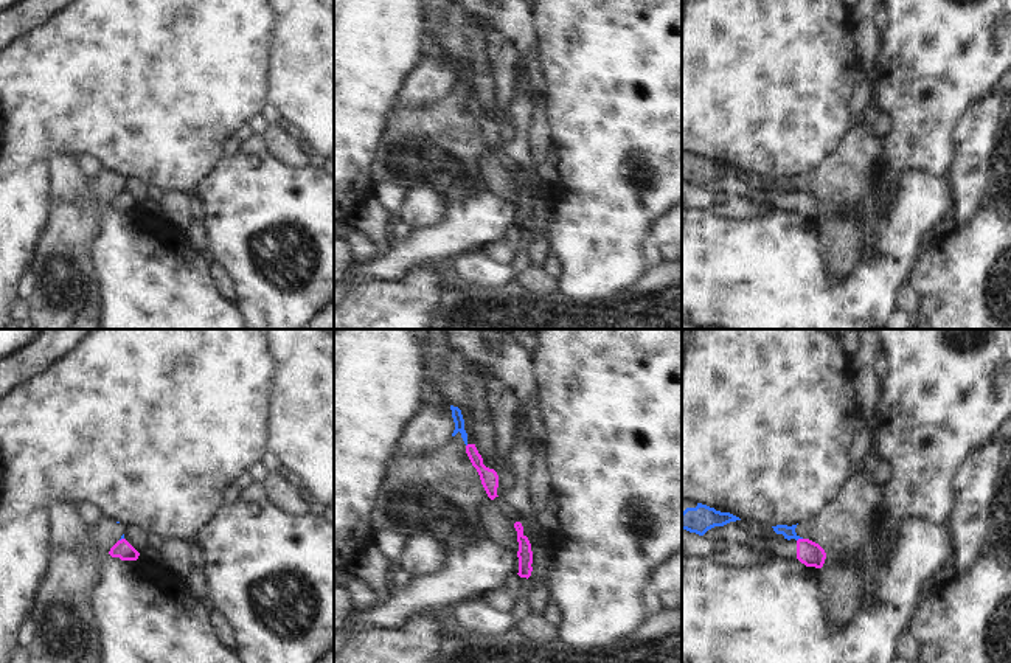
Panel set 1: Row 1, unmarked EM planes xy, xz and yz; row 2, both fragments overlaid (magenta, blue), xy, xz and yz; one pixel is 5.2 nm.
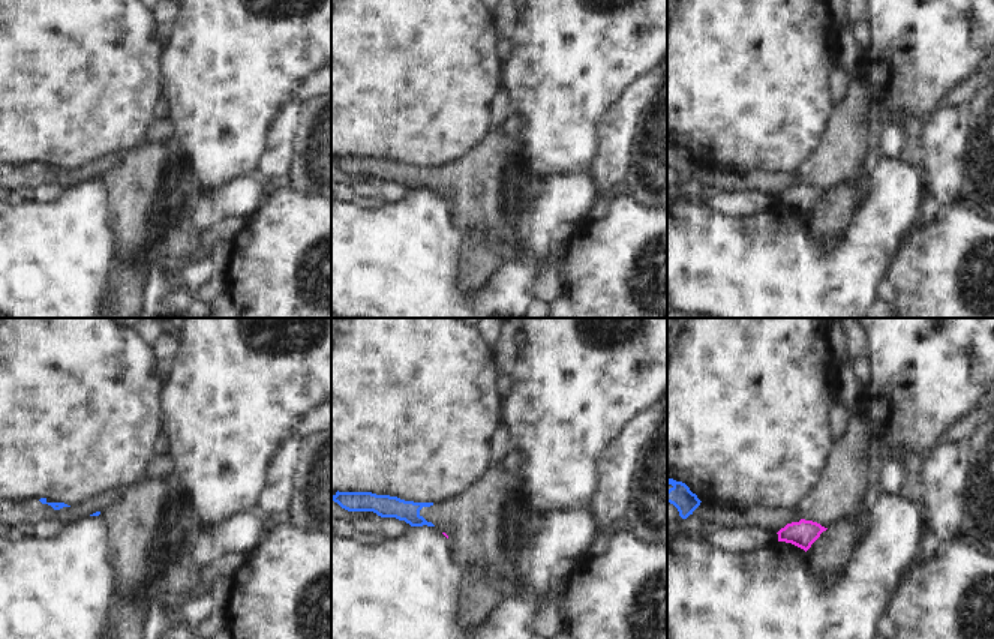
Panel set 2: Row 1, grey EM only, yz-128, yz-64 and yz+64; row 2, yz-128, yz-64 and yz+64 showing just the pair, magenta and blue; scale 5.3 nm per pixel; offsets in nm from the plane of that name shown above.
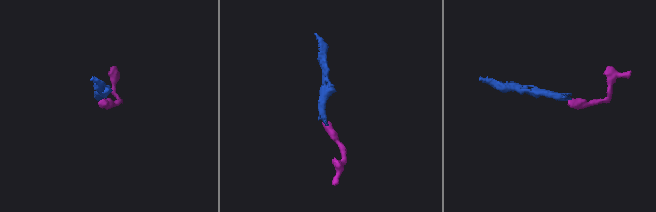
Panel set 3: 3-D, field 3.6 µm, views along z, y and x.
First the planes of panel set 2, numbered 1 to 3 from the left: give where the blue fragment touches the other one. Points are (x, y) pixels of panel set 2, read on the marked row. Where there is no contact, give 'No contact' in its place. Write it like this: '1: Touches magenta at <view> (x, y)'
1: No contact
2: No contact
3: No contact

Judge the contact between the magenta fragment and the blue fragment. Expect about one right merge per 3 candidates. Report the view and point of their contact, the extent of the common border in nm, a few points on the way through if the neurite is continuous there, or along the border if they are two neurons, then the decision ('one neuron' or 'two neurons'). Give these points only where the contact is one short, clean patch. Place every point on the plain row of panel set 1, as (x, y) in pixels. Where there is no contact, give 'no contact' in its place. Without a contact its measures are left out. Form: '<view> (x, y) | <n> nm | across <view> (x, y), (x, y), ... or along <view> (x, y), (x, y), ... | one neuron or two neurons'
yz (799, 191) | 40 nm | along yz (802, 190), (797, 193) | two neurons

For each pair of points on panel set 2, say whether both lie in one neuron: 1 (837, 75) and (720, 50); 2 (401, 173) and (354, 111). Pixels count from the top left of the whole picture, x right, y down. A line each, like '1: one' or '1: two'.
1: two
2: two

